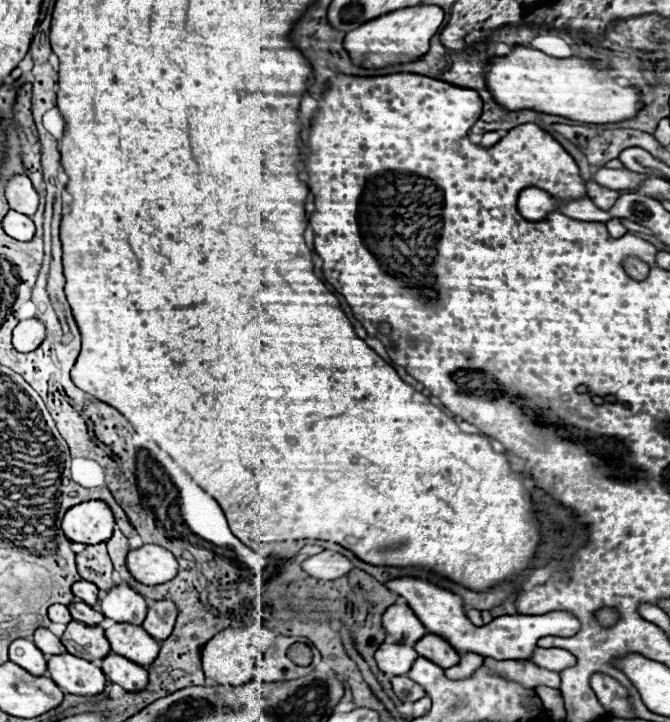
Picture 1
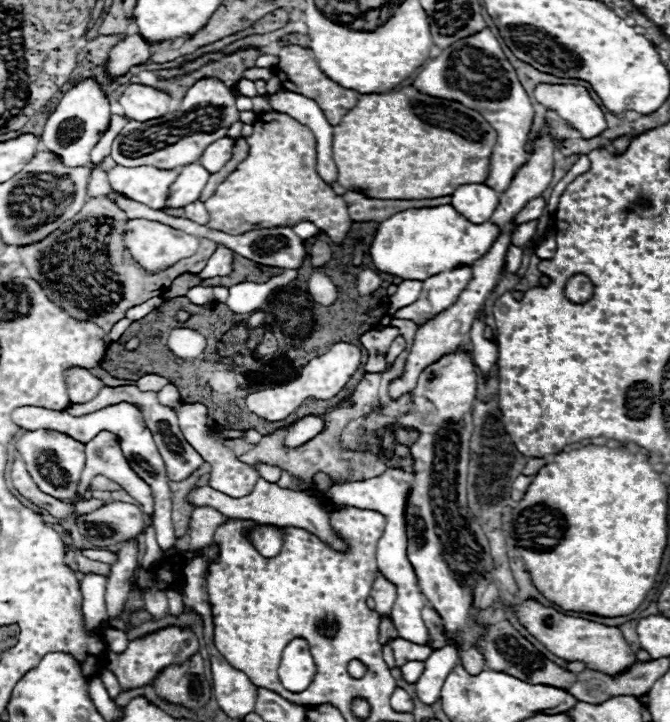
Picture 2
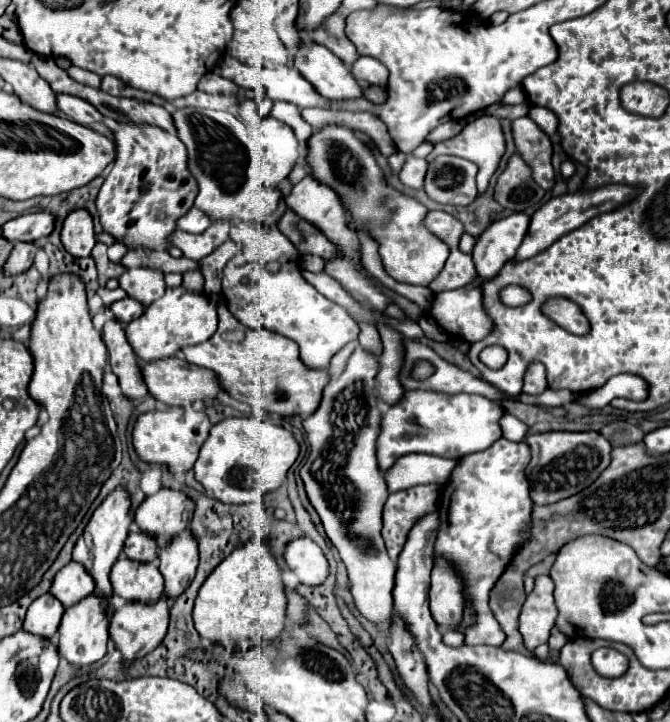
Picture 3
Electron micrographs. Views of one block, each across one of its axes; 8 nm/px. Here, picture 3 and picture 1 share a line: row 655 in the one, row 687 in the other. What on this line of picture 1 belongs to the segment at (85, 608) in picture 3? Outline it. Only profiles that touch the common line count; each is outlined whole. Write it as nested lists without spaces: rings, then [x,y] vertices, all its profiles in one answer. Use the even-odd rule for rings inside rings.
[[[58,654],[48,658],[50,678],[68,694],[96,696],[106,688],[106,678],[98,666],[72,654]]]

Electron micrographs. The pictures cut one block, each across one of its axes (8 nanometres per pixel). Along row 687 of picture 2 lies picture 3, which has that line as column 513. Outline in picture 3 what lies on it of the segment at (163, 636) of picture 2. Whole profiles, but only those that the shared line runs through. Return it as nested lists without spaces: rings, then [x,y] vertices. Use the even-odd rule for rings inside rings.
[[[518,118],[512,122],[512,136],[516,150],[524,158],[524,162],[532,168],[534,182],[544,190],[555,184],[555,170],[550,164],[552,142],[550,138],[528,118]]]

